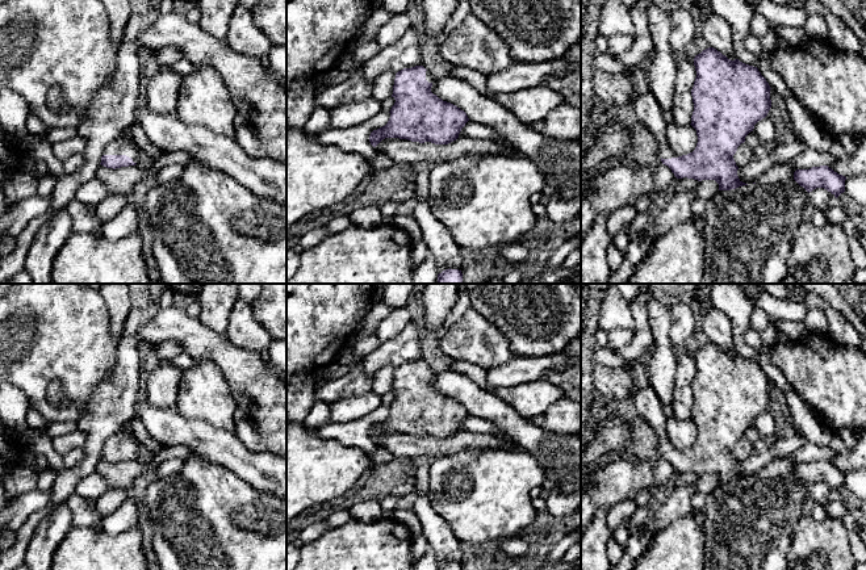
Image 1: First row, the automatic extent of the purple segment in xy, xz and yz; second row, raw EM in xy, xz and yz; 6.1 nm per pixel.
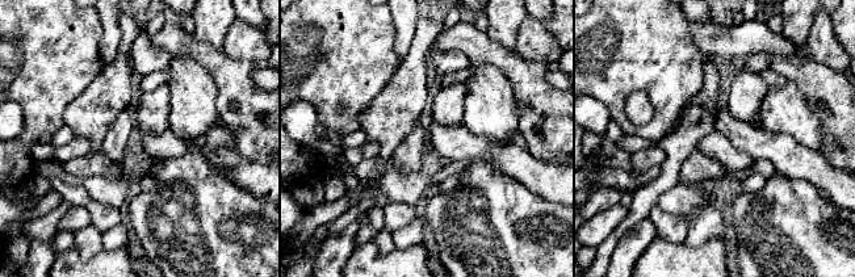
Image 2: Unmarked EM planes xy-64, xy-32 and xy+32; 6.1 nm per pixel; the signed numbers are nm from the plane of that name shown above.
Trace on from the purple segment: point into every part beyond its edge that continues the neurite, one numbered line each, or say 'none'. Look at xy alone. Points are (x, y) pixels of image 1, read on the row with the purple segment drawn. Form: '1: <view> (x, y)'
1: xy (121, 145)

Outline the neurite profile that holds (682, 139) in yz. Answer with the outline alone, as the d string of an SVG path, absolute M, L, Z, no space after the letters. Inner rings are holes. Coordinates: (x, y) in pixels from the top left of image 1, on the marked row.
M668 123L665 138L670 150L678 156L693 152L698 143L696 130L691 125Z

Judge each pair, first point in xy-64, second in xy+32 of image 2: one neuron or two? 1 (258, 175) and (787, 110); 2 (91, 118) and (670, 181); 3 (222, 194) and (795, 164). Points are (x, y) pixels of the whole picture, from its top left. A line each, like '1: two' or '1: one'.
1: two
2: one
3: two

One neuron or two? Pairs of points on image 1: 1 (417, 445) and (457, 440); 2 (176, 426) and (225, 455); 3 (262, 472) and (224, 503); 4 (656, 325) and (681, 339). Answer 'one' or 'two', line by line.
1: one
2: one
3: two
4: two

